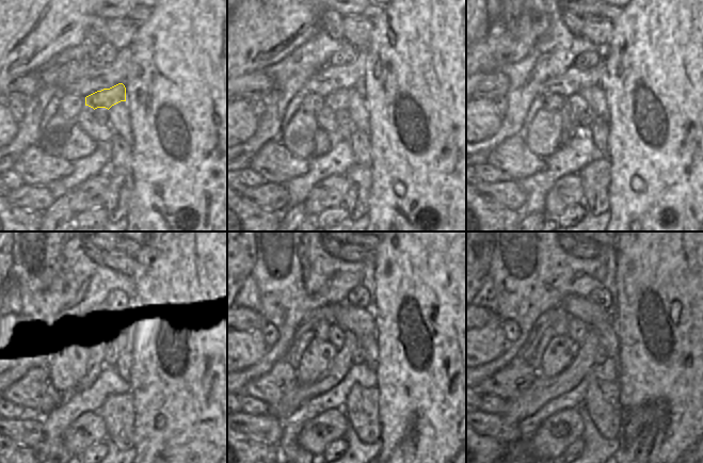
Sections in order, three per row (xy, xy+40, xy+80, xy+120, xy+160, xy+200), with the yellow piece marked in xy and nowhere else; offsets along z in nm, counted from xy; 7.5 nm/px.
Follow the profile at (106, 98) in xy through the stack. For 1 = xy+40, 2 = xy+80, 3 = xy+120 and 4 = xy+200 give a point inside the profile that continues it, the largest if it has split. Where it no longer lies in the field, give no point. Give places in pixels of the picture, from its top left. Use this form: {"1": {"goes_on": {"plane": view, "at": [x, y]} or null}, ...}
{"1": {"goes_on": {"plane": "xy+40", "at": [340, 99]}}, "2": {"goes_on": {"plane": "xy+80", "at": [577, 101]}}, "3": {"goes_on": {"plane": "xy+120", "at": [98, 362]}}, "4": {"goes_on": {"plane": "xy+200", "at": [542, 389]}}}

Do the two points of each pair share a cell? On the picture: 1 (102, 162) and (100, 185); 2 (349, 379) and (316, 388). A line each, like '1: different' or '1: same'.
1: different
2: different

